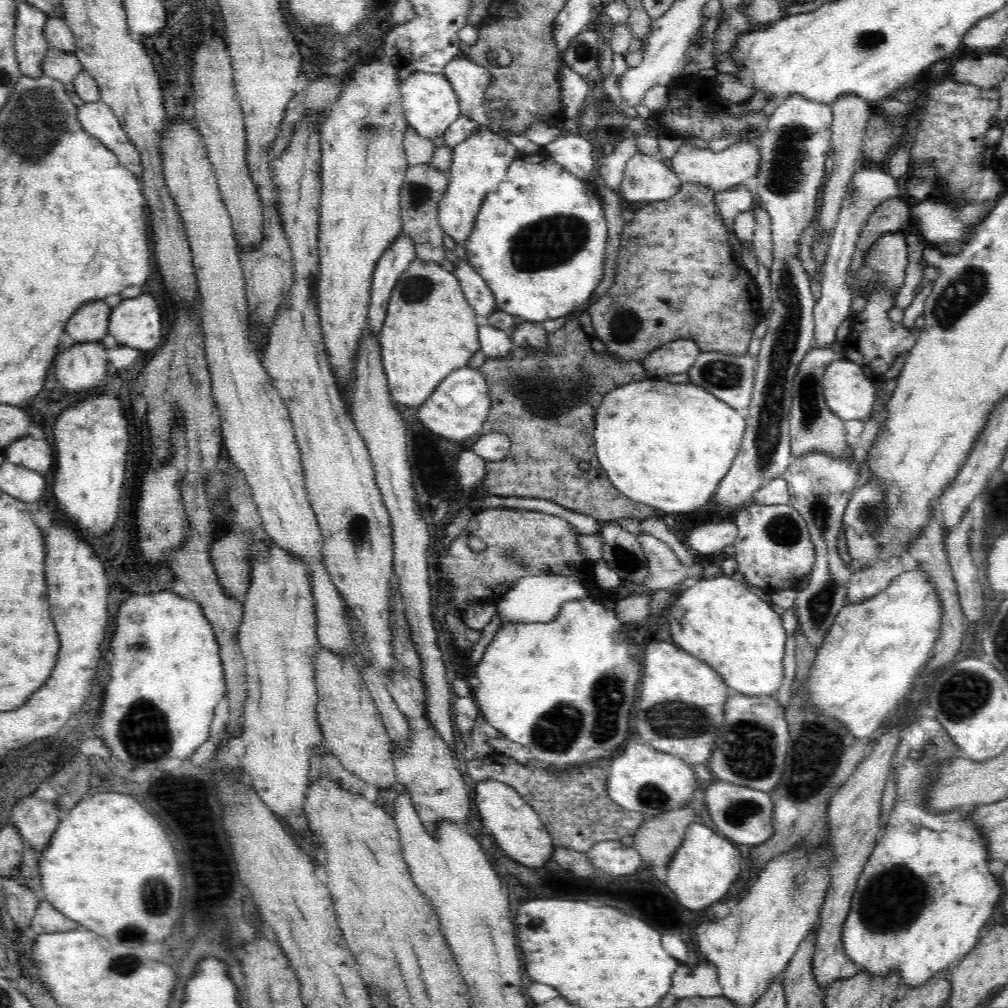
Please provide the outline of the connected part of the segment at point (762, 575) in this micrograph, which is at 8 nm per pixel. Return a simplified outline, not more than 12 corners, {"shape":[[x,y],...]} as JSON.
{"shape":[[752,502],[730,518],[735,560],[766,592],[792,588],[815,561],[789,504]]}

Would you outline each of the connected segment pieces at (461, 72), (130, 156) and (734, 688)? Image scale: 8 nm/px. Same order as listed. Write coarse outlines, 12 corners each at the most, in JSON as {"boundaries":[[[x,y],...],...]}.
{"boundaries":[[[461,55],[443,73],[461,115],[491,126],[490,71]],[[104,101],[79,106],[84,132],[141,175],[141,156]],[[740,581],[692,582],[673,642],[731,693],[784,680],[781,616]]]}

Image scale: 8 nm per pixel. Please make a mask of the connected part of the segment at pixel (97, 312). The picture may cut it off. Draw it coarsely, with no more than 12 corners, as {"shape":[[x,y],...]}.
{"shape":[[82,304],[66,324],[72,342],[101,342],[112,309]]}

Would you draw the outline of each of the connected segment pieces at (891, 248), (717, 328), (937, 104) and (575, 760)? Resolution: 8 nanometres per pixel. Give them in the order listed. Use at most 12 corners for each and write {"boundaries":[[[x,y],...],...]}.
{"boundaries":[[[901,232],[882,235],[862,260],[881,284],[842,342],[871,377],[917,340],[888,311],[904,285]],[[716,191],[624,222],[586,311],[617,360],[748,353],[759,290]],[[944,81],[912,118],[909,162],[929,160],[944,202],[994,206],[980,164],[998,87]],[[611,600],[502,624],[475,701],[536,760],[612,756],[643,666]]]}

